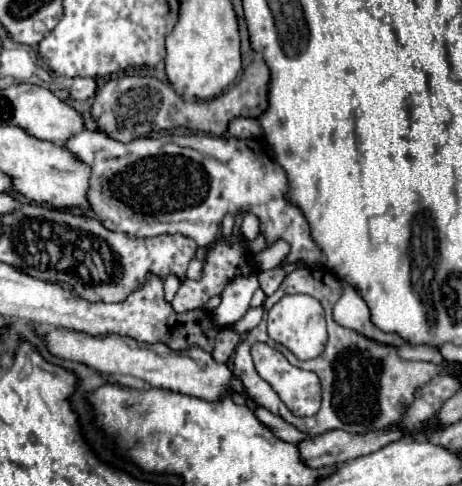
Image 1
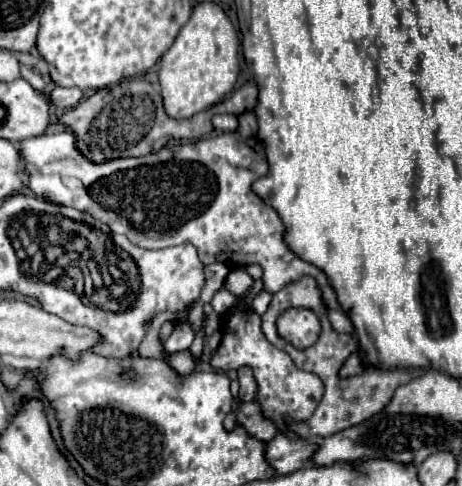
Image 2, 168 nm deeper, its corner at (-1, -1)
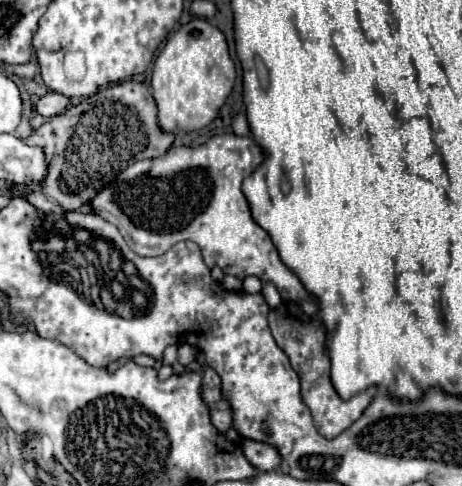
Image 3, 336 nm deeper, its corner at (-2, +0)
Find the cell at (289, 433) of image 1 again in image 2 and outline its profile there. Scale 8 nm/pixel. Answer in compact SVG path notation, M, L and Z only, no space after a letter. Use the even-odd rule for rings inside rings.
M237 403L237 425L247 431L249 437L259 441L271 441L277 435L277 427L261 417L261 409L257 409L257 403Z

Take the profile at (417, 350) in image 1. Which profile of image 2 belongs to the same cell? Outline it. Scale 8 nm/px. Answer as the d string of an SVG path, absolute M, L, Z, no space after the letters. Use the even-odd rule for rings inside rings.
M327 309L327 317L329 317L331 325L333 325L339 333L353 333L351 321L349 321L339 309Z

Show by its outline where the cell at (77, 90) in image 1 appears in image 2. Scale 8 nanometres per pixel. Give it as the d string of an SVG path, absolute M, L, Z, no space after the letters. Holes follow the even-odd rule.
M55 87L49 95L51 103L57 109L67 109L67 107L75 107L83 97L83 91L77 87Z

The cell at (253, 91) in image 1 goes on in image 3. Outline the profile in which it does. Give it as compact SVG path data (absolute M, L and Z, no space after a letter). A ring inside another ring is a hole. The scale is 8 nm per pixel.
M120 82L114 86L108 86L104 90L98 90L94 96L84 100L78 106L66 108L66 112L50 118L44 126L32 132L32 136L26 140L32 146L44 146L46 148L46 160L48 160L48 176L40 186L20 186L14 188L16 194L24 196L30 204L44 212L70 212L86 202L90 202L100 186L108 184L122 172L128 164L134 160L144 160L144 158L158 158L162 156L174 142L172 132L164 132L158 126L156 118L156 102L152 98L152 92L142 84L142 82Z

